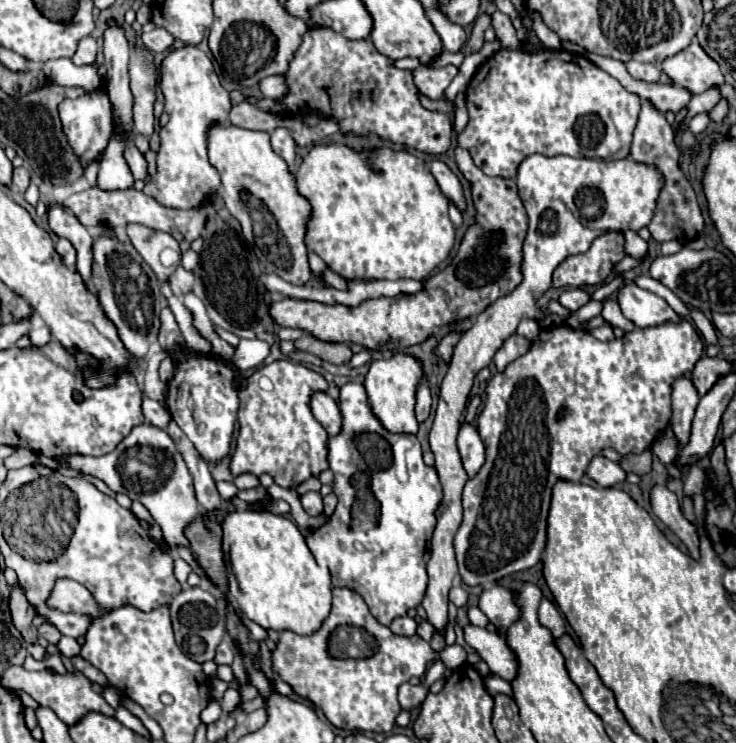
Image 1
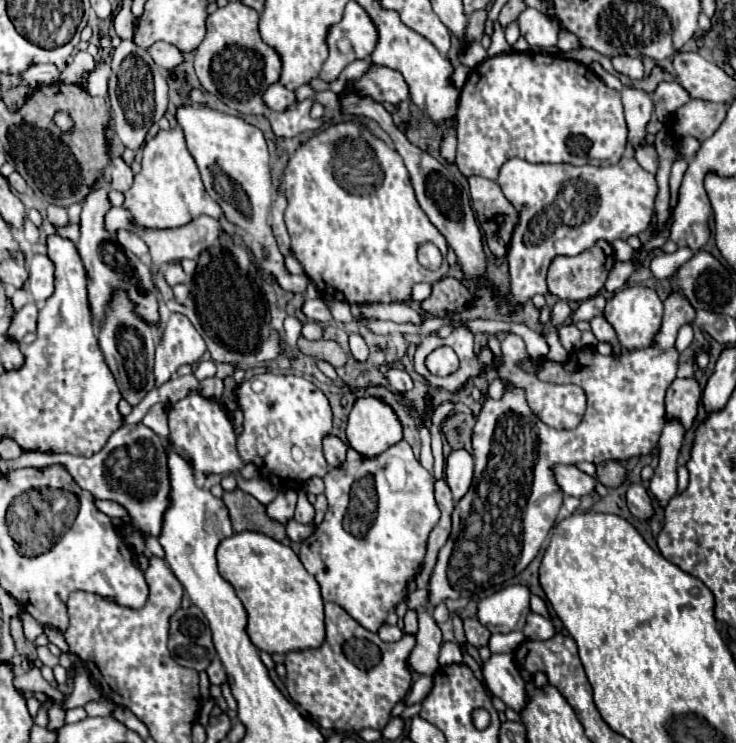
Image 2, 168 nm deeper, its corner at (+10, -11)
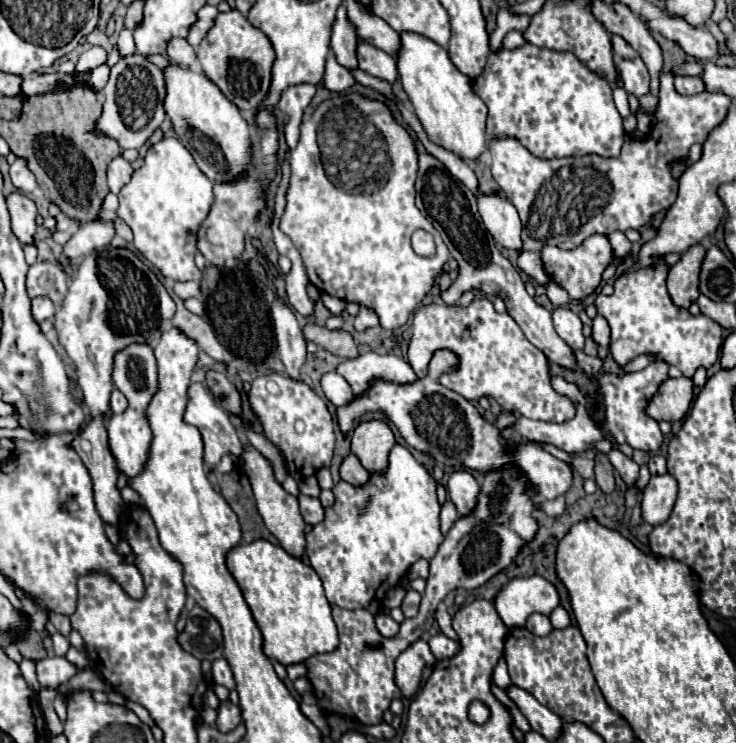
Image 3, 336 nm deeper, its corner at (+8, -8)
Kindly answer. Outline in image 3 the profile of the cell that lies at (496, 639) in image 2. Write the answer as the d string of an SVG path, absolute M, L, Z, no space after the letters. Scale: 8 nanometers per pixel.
M500 658L498 664L496 664L496 670L494 670L494 682L496 682L496 686L500 686L500 688L508 688L508 686L510 686L508 668L506 668L506 660L504 660L504 658Z

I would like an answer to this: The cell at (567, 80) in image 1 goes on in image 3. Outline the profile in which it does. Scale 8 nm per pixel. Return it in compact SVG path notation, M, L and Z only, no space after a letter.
M524 44L514 50L500 48L492 52L484 72L472 82L474 92L488 106L486 136L494 138L516 138L524 148L542 160L552 158L570 158L570 156L588 156L596 154L602 158L616 158L624 144L624 126L622 116L618 114L612 88L606 80L600 80L596 72L588 72L572 52L556 52L540 48L534 44Z

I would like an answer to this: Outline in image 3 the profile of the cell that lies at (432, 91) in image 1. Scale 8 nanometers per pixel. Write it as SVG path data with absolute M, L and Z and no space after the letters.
M358 44L356 54L358 54L360 70L368 72L370 76L382 78L390 84L396 82L398 70L396 70L396 60L392 56L388 56L386 52L382 52L370 44Z

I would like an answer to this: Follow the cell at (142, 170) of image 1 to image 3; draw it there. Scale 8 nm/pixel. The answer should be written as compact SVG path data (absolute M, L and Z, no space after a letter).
M116 156L116 158L110 162L110 166L108 166L108 186L110 186L110 192L118 194L120 188L130 182L132 172L134 172L134 170L132 170L130 162L126 162L122 156Z

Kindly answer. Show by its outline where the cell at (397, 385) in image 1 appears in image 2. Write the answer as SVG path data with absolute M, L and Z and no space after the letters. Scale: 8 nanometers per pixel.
M374 397L358 399L350 411L346 427L348 445L364 457L378 457L402 439L396 413Z

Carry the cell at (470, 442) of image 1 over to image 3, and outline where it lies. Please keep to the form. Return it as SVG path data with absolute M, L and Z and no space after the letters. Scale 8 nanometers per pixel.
M458 470L448 480L450 500L454 502L454 506L458 508L460 514L472 512L472 508L476 504L478 490L480 490L480 486L478 486L478 482L474 480L474 476L468 470Z

